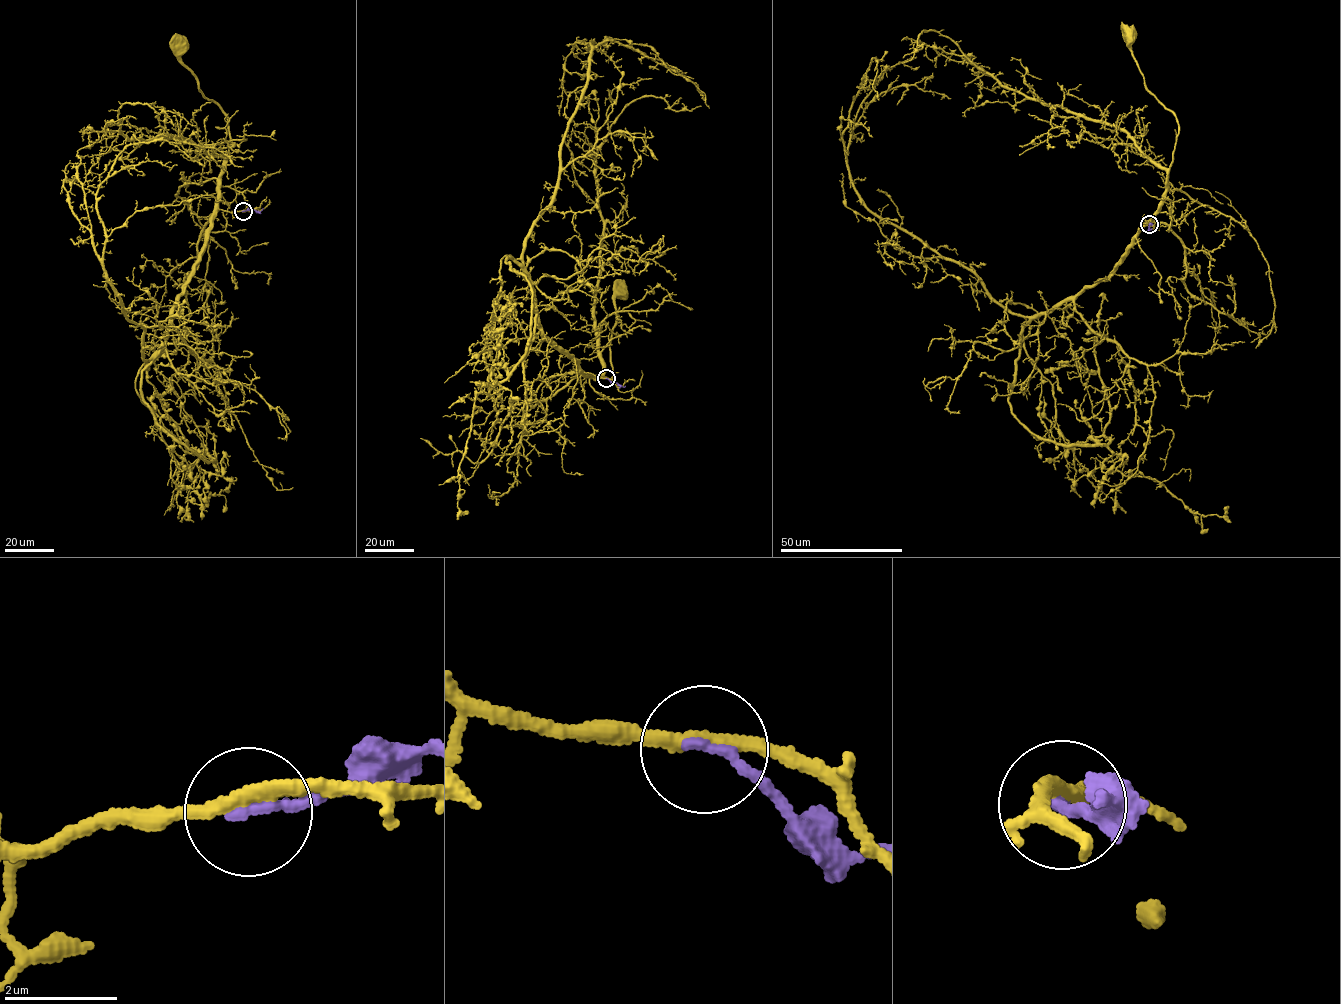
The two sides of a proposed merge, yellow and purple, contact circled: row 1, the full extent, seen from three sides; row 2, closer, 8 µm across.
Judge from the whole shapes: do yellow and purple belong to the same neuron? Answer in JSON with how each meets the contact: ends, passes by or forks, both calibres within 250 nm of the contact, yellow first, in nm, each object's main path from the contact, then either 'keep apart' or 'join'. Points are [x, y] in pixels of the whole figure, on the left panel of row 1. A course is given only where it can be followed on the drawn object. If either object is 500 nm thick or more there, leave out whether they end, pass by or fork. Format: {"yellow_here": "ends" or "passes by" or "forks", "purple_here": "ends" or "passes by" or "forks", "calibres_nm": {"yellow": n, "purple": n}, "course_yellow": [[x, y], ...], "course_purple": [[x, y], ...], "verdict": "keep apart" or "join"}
{"yellow_here": "passes by", "purple_here": "ends", "calibres_nm": {"yellow": 240, "purple": 200}, "course_yellow": [[242, 211], [219, 209], [228, 119], [221, 107], [205, 98], [180, 57], [179, 43]], "course_purple": [[243, 211], [250, 208], [259, 212], [262, 208]], "verdict": "keep apart"}

